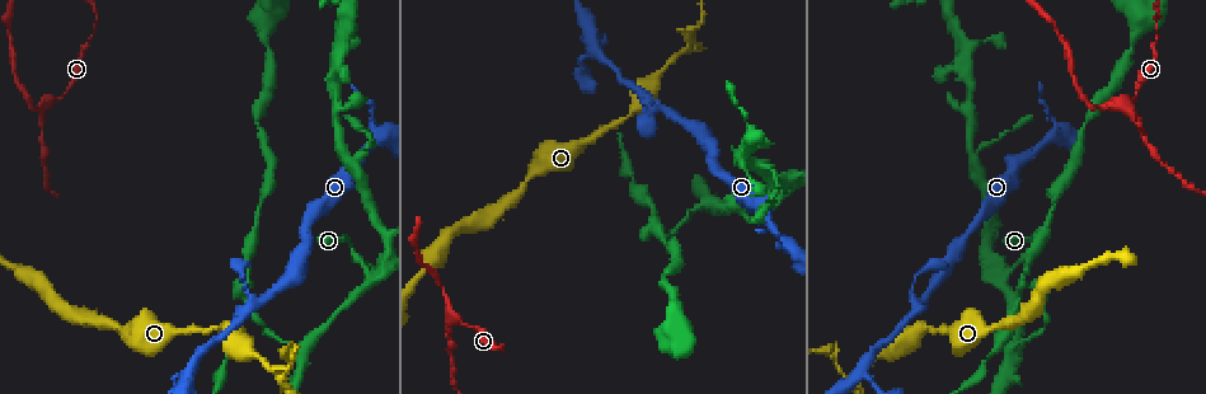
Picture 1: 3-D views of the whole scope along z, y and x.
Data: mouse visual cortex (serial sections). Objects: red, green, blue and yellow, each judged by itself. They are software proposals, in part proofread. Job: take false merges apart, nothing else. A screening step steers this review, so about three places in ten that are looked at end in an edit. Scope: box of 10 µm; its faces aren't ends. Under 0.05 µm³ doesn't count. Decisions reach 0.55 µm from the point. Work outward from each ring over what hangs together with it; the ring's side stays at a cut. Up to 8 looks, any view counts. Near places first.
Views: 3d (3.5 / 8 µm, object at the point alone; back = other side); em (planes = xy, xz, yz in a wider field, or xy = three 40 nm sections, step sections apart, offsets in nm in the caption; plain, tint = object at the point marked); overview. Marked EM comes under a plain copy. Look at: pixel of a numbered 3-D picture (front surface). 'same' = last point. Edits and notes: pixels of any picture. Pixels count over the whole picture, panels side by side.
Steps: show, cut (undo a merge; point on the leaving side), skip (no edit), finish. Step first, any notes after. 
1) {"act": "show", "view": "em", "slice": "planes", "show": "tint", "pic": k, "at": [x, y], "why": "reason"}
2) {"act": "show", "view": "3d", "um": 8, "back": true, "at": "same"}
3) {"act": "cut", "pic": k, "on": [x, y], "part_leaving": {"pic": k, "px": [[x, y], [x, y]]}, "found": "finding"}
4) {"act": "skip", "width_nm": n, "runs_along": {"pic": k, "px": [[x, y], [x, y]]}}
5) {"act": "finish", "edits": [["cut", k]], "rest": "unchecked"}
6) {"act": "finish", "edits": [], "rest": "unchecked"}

{"act": "show", "view": "3d", "um": 8, "pic": 1, "at": [282, 381], "why": "abrupt turn"}

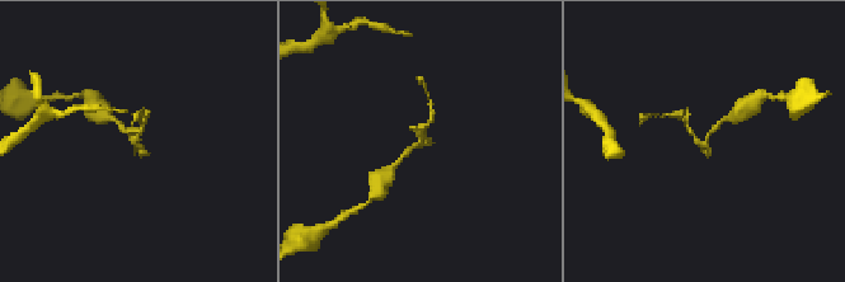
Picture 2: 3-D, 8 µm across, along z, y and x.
{"act": "show", "view": "3d", "um": 3.5, "at": "same", "why": "zoom in"}

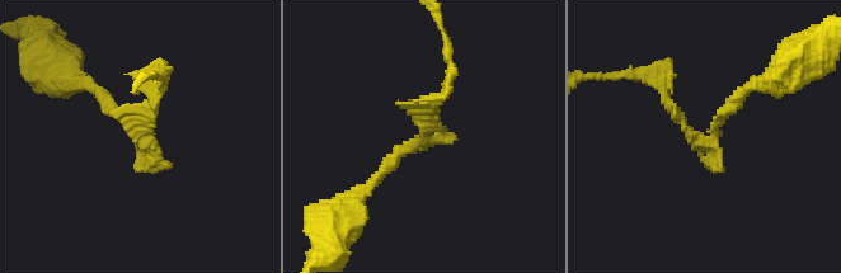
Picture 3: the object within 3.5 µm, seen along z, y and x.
{"act": "show", "view": "em", "slice": "xy", "step": 5, "show": "tint", "pic": 3, "at": [427, 117]}

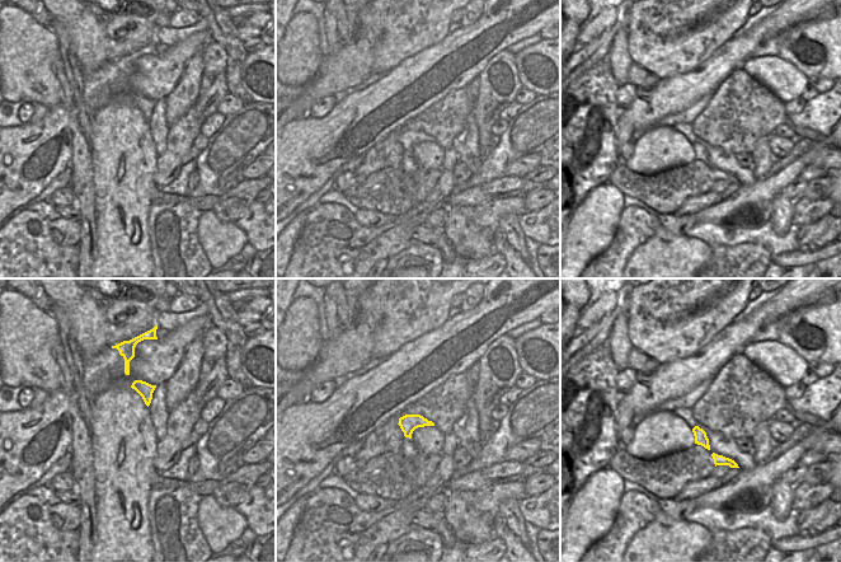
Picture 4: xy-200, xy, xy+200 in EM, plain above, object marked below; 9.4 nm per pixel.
{"act": "skip", "runs_along": {"pic": 3, "px": [[386, 165], [426, 133], [449, 69]]}, "found": "all the same cell"}

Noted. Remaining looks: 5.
{"act": "show", "view": "em", "slice": "xy", "step": 5, "show": "tint", "pic": 1, "at": [252, 302], "why": "abrupt turn"}

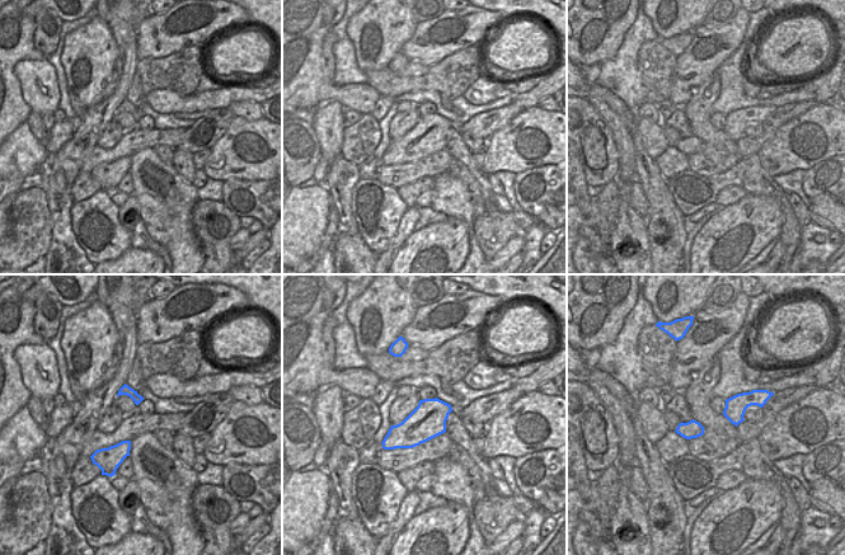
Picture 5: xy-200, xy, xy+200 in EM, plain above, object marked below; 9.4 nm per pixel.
{"act": "show", "view": "3d", "um": 3.5, "at": "same"}

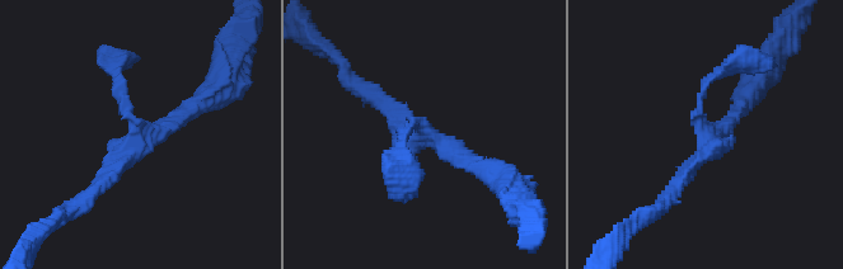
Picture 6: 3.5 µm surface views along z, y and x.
{"act": "skip", "arms": 3, "arm_widths_nm": [100, 200, 200], "runs_along": {"pic": 6, "px": [[206, 100], [135, 142], [85, 197]]}, "found": "one cell here"}

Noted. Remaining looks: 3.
{"act": "show", "view": "3d", "um": 8, "pic": 1, "at": [1016, 264], "why": "a fork"}

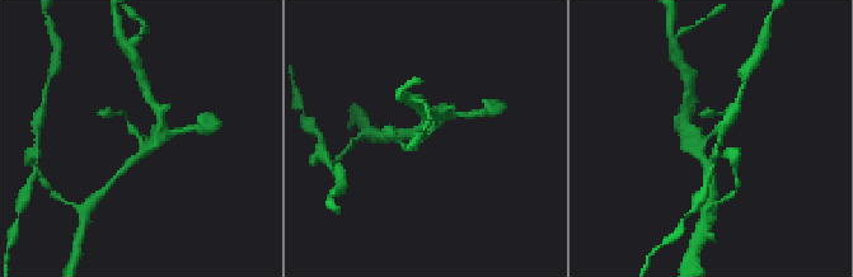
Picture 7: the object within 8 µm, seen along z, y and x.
{"act": "show", "view": "em", "slice": "xy", "step": 1, "show": "tint", "at": "same", "why": "now the EM"}

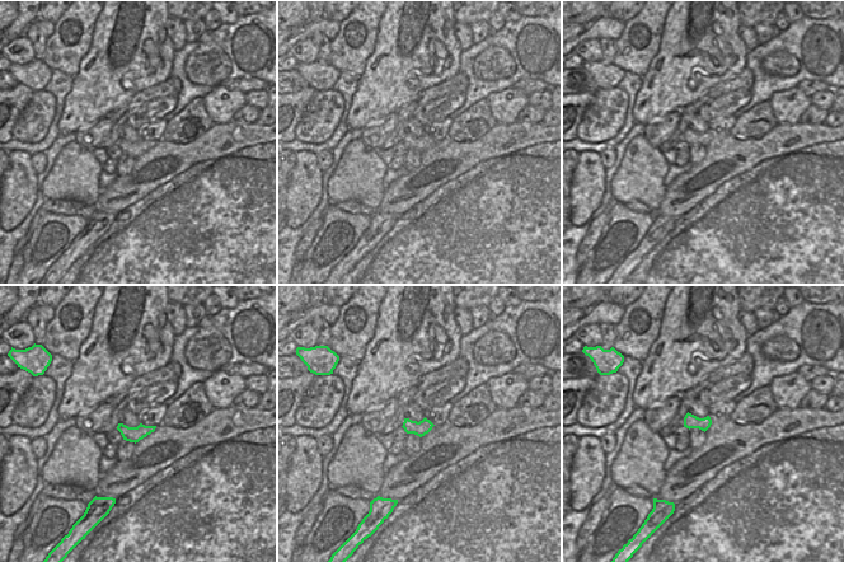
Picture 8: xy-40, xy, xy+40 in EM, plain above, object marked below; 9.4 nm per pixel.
{"act": "skip", "runs_along": {"pic": 7, "px": [[116, 114], [126, 117], [143, 146], [131, 162]]}, "found": "one cell here"}

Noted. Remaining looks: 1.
{"act": "show", "view": "3d", "um": 3.5, "back": true, "pic": 1, "at": [1013, 348], "why": "arms part here"}

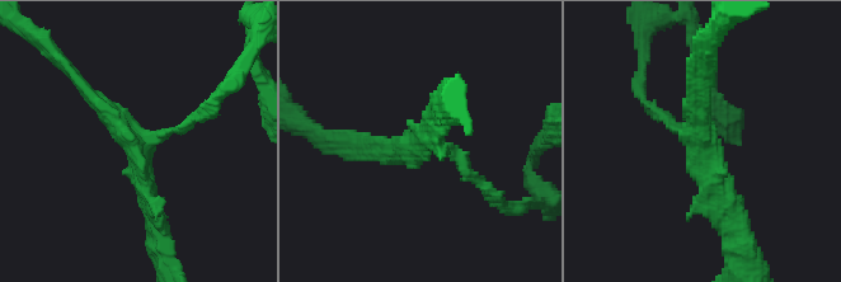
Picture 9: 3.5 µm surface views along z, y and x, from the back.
{"act": "skip", "found": "one cell here"}

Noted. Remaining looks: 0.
{"act": "finish", "edits": [], "rest": "unchecked"}

